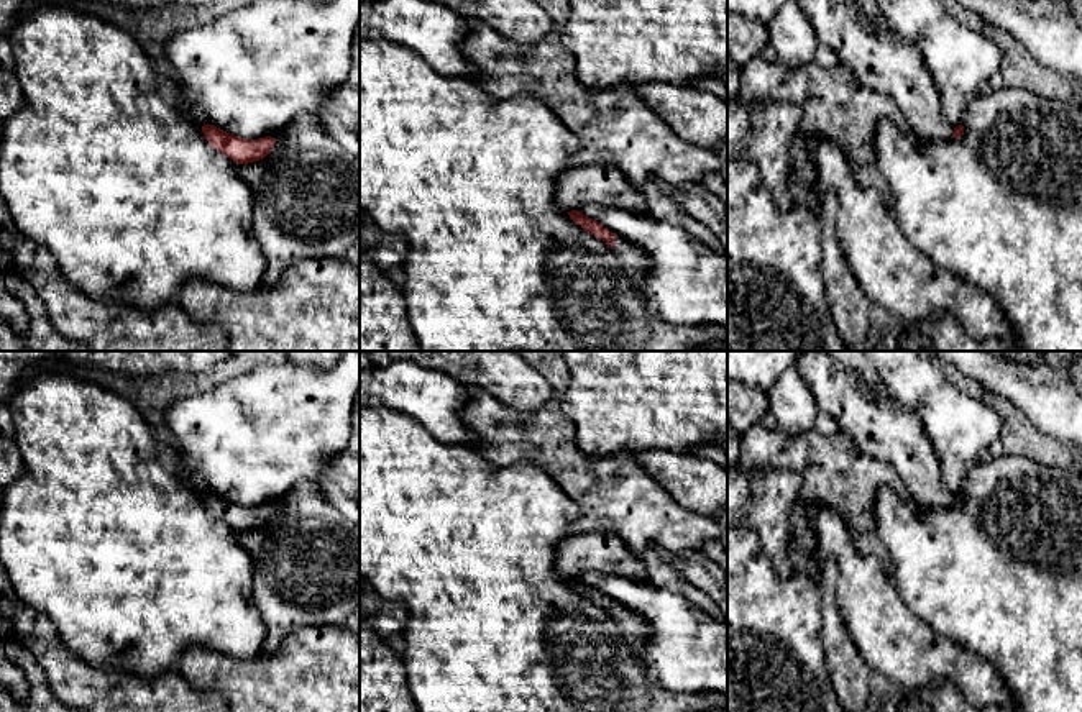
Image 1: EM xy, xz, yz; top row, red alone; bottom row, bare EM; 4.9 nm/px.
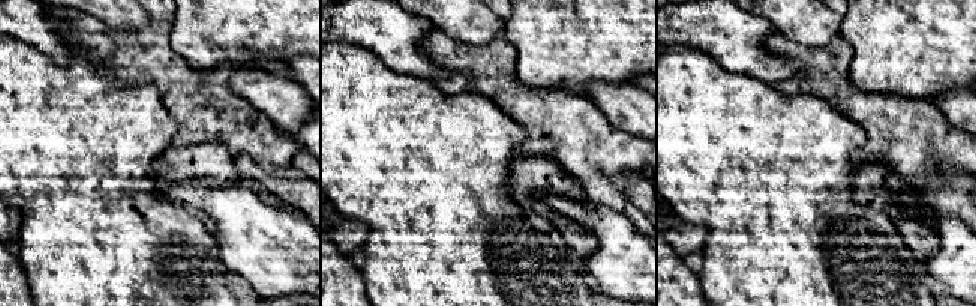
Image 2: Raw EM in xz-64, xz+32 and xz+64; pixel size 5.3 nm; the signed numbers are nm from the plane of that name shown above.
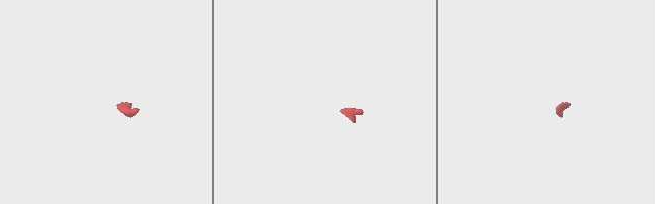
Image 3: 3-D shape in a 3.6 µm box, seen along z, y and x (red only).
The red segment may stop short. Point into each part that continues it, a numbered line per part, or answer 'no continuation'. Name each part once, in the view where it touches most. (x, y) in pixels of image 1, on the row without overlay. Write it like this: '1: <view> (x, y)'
1: xz (591, 552)
2: xz (634, 625)

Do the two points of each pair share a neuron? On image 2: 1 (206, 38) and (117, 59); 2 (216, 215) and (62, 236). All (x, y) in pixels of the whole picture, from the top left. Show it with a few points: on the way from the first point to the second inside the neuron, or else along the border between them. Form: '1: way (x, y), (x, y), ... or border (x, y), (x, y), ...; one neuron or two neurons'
1: border (174, 15), (171, 47), (197, 69); two neurons
2: border (168, 200), (189, 207), (204, 222), (218, 246); two neurons

